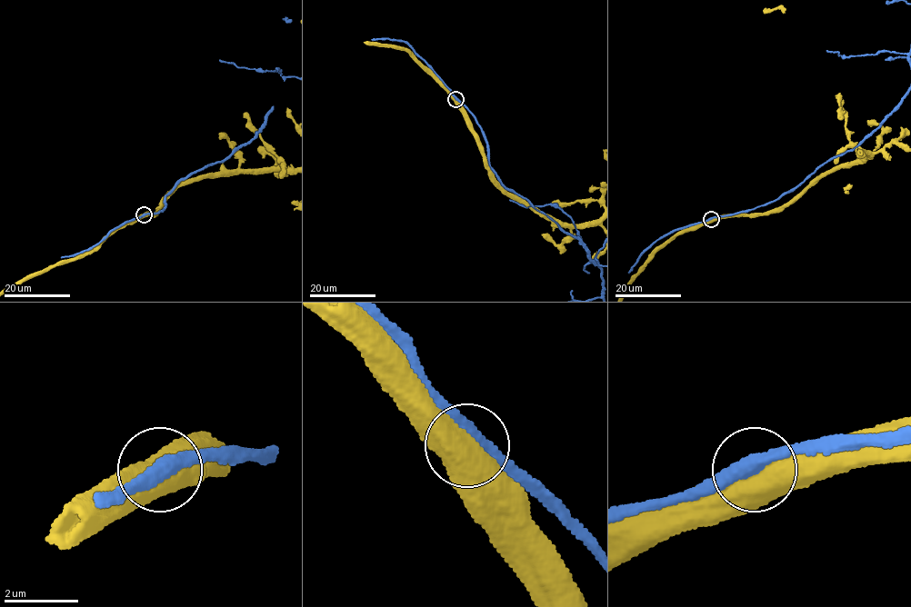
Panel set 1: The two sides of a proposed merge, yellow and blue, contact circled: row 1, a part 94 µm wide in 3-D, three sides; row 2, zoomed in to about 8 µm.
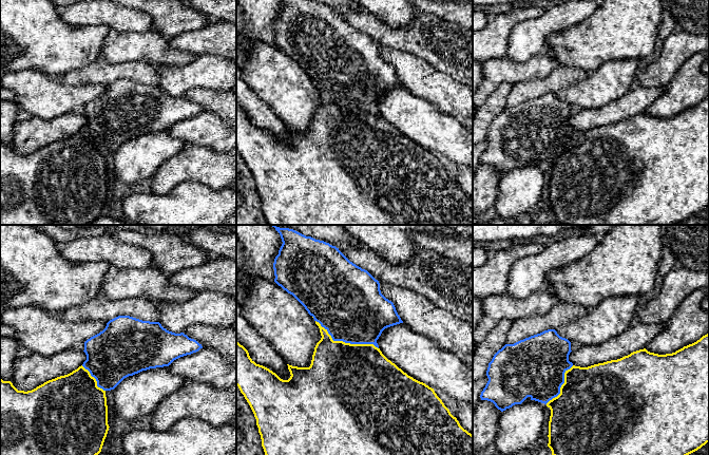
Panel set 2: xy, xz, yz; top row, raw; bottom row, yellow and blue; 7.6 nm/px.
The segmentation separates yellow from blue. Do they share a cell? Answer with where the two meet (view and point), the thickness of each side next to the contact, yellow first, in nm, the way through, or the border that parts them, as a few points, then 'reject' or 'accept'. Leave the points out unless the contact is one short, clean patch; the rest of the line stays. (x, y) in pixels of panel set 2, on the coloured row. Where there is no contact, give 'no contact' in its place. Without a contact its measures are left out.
meets yellow in xz at (346, 343); 500 nm thick on the yellow side, 480 nm on the other; reject

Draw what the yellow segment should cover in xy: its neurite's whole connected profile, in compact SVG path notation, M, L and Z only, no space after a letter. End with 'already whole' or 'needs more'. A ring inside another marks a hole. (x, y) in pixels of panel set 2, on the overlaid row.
M82 365L68 375L49 380L43 384L37 386L36 388L27 392L18 391L11 381L3 381L2 379L0 379L0 455L98 455L101 452L109 428L110 426L108 424L108 405L107 405L106 391L97 386L96 379L92 377L90 372L85 369Z | already whole

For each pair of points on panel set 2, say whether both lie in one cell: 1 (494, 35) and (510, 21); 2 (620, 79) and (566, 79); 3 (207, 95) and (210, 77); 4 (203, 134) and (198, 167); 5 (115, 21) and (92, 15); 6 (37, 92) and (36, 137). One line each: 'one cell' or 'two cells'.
1: one cell
2: two cells
3: two cells
4: two cells
5: one cell
6: two cells

